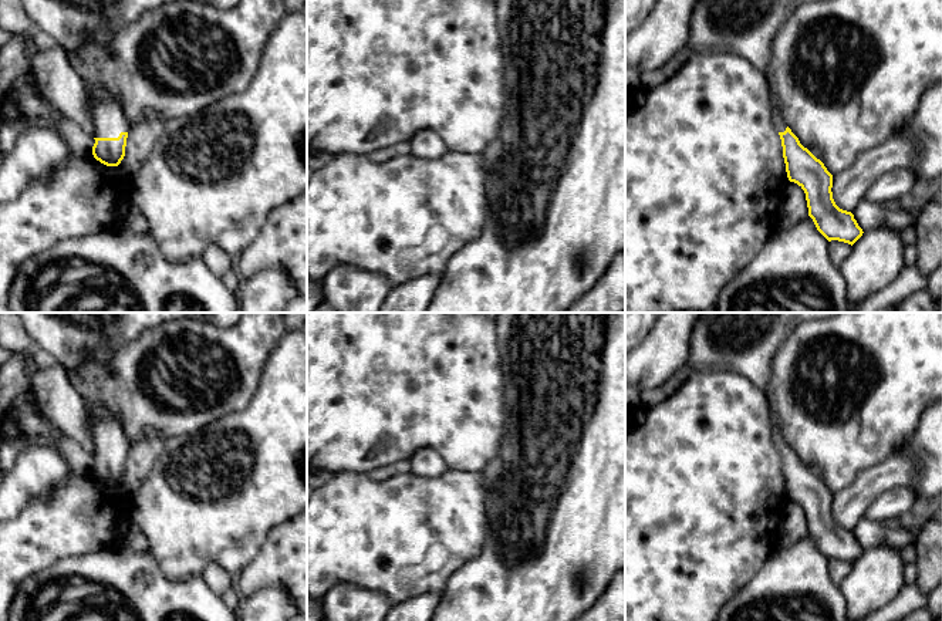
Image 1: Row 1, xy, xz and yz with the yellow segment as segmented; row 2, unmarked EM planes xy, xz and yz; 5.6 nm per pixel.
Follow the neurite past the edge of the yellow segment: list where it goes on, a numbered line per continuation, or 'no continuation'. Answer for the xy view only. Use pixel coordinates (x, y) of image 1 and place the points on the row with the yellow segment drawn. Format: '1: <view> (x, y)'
1: xy (108, 118)

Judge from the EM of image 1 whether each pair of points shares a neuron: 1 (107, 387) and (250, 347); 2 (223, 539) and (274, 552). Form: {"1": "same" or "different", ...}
{"1": "same", "2": "different"}

